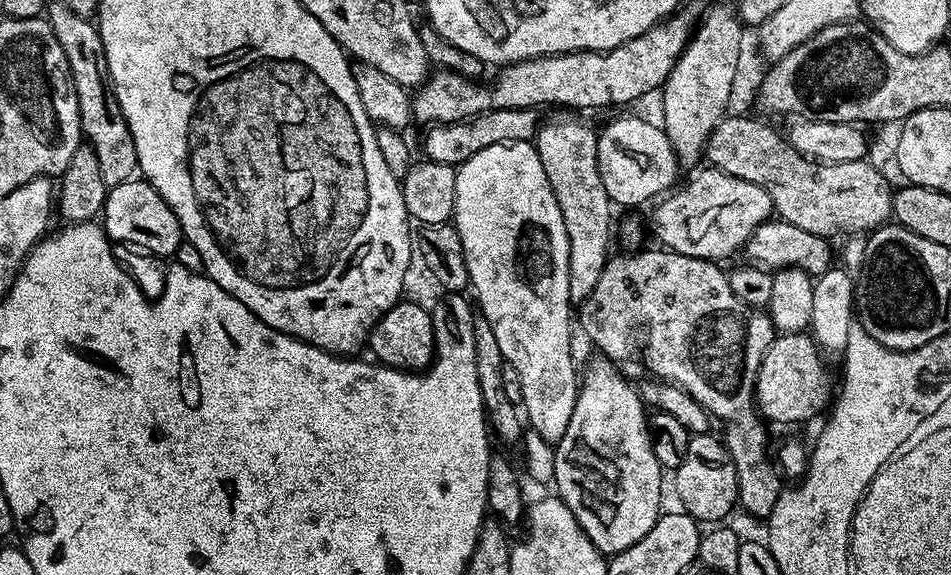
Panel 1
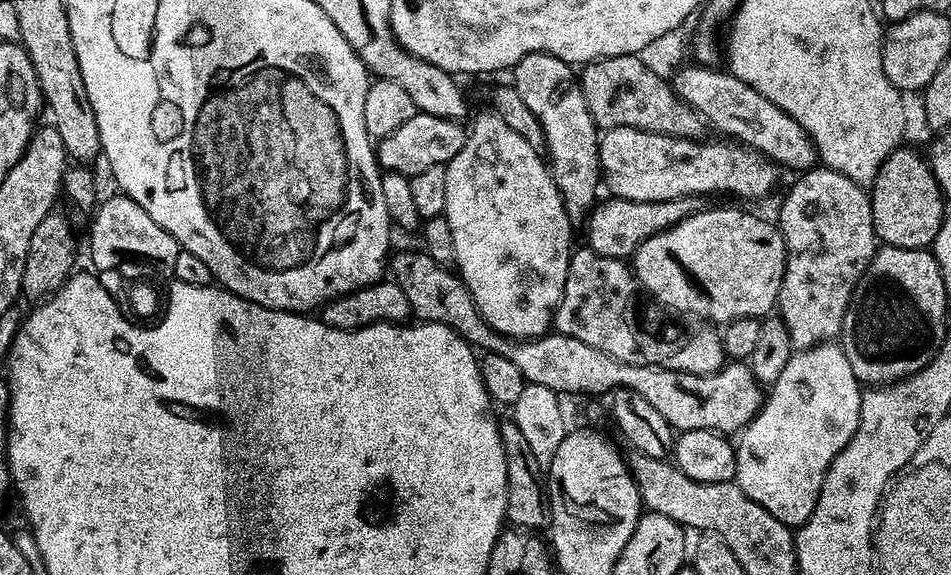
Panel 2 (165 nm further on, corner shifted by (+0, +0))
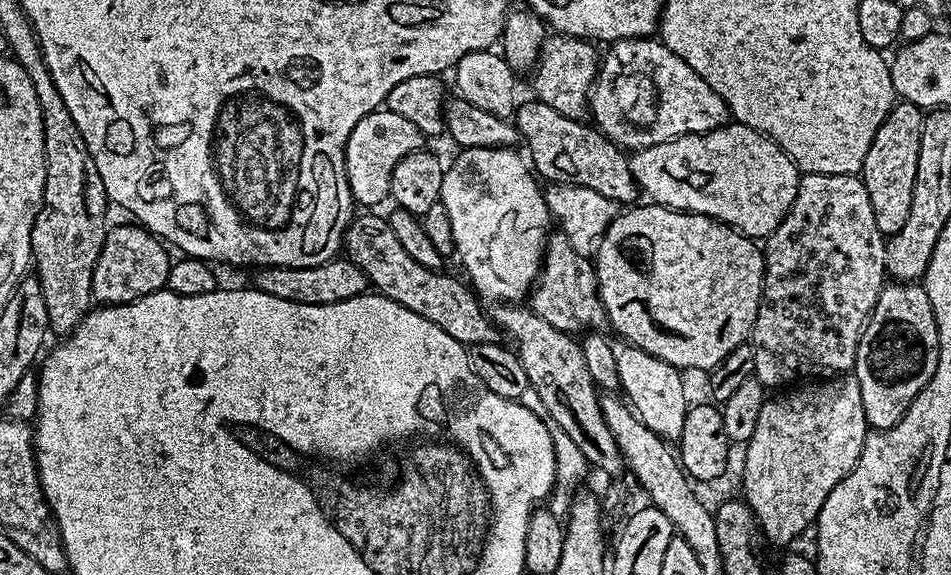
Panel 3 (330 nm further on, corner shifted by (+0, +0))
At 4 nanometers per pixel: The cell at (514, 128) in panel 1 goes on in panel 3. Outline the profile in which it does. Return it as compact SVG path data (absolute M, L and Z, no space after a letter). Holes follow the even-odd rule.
M377 110L363 116L354 126L354 130L348 139L348 145L344 148L344 170L348 173L348 184L352 187L352 198L357 205L376 204L379 200L388 200L392 190L392 175L398 165L407 156L413 156L425 147L421 125L416 124L410 118L402 118L402 114L394 114L387 110Z

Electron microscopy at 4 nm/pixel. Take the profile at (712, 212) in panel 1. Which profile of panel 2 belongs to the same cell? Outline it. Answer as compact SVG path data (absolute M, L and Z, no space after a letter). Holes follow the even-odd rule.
M682 196L679 200L655 200L654 202L608 198L605 204L604 201L597 203L596 207L588 213L586 244L592 251L606 258L624 260L631 257L642 241L659 232L665 232L679 220L684 220L692 213L701 211L701 208L702 200L699 196Z

